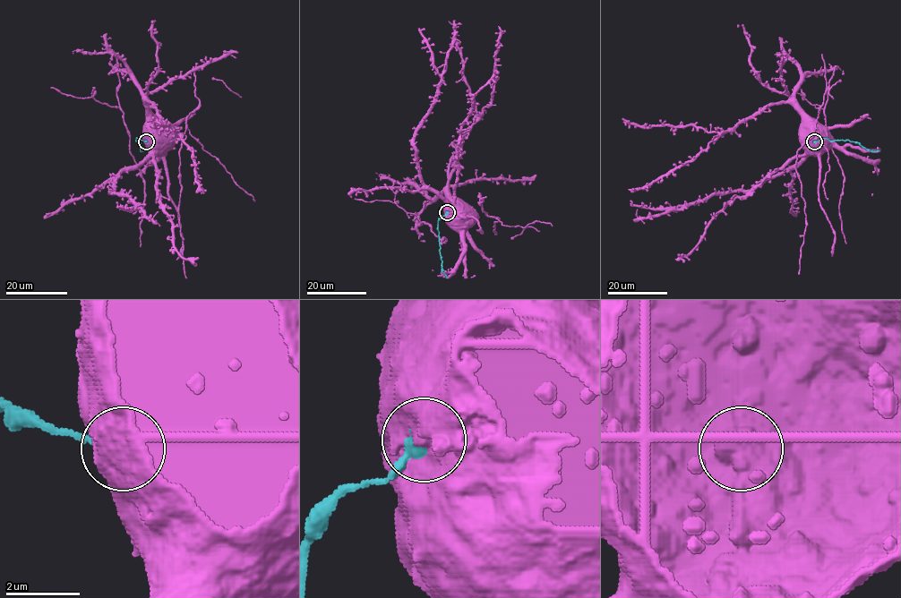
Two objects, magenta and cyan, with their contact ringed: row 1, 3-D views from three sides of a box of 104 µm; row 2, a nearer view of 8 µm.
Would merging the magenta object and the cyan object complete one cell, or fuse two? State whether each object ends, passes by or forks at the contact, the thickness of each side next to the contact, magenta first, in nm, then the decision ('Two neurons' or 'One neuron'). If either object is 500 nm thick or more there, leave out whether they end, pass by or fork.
Thickness 1100 nm (magenta) against 550 nm. Two neurons

